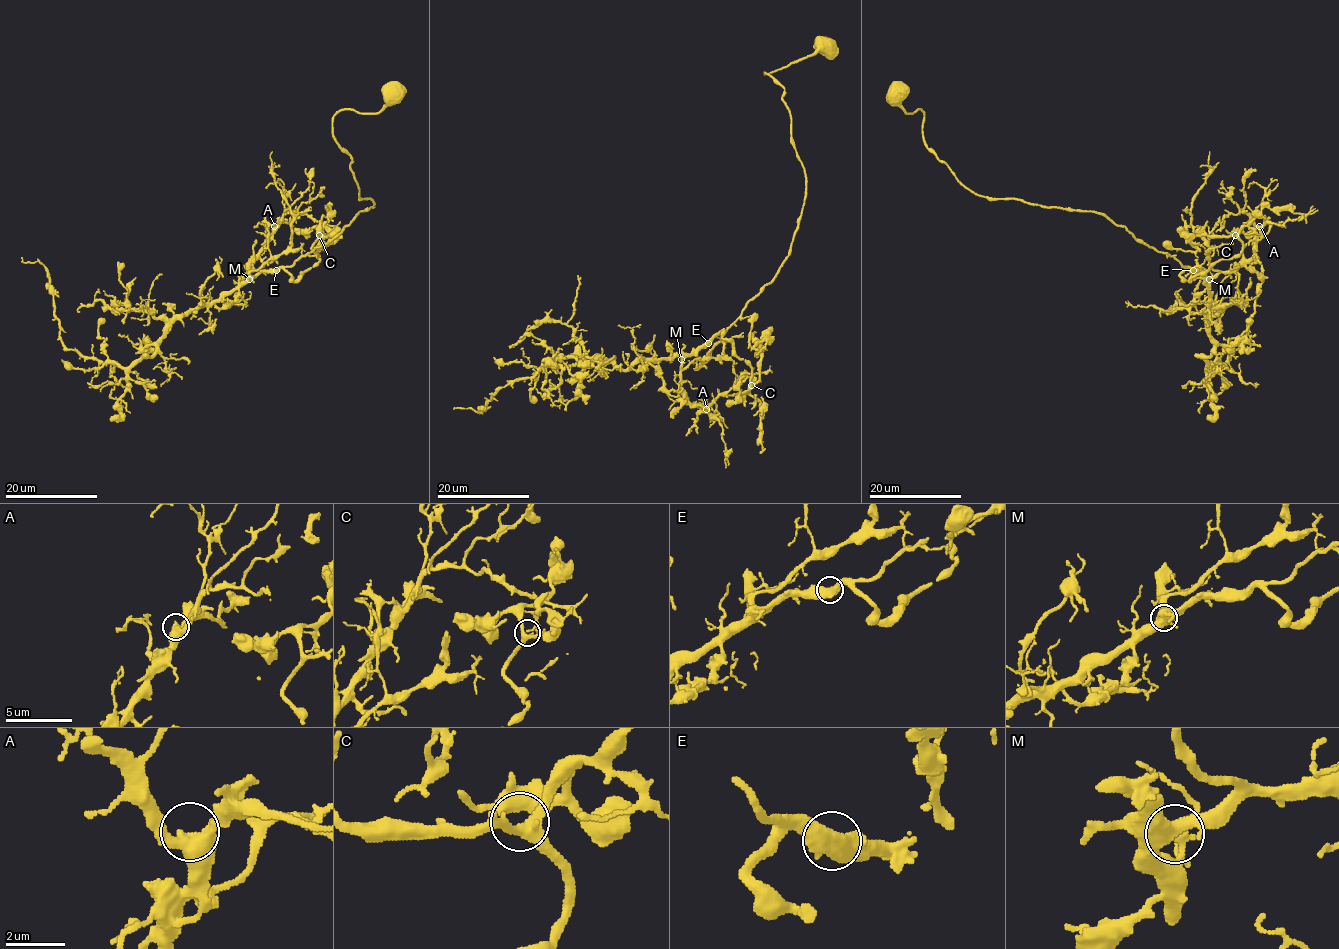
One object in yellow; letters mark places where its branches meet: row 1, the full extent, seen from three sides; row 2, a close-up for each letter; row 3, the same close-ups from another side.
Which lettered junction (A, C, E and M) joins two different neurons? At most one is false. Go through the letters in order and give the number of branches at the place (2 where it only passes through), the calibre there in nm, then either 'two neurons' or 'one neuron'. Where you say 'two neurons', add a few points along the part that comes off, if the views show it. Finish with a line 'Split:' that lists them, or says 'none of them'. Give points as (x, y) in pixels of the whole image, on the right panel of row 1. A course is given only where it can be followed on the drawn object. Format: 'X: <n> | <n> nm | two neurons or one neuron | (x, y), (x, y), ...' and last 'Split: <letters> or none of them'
A: 3 | 440 nm | one neuron
C: 3 | 320 nm | one neuron
E: 2 | 600 nm | one neuron
M: 3 | 440 nm | one neuron
Split: none of them

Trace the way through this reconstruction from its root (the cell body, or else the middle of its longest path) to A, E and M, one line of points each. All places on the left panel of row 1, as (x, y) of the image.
A: (394, 93), (377, 112), (342, 109), (332, 123), (359, 196), (374, 206), (292, 265), (250, 276), (274, 226)
E: (394, 93), (377, 112), (342, 109), (332, 123), (359, 196), (374, 206), (276, 269)
M: (394, 93), (377, 112), (342, 109), (332, 123), (359, 196), (374, 206), (292, 265), (249, 279)

